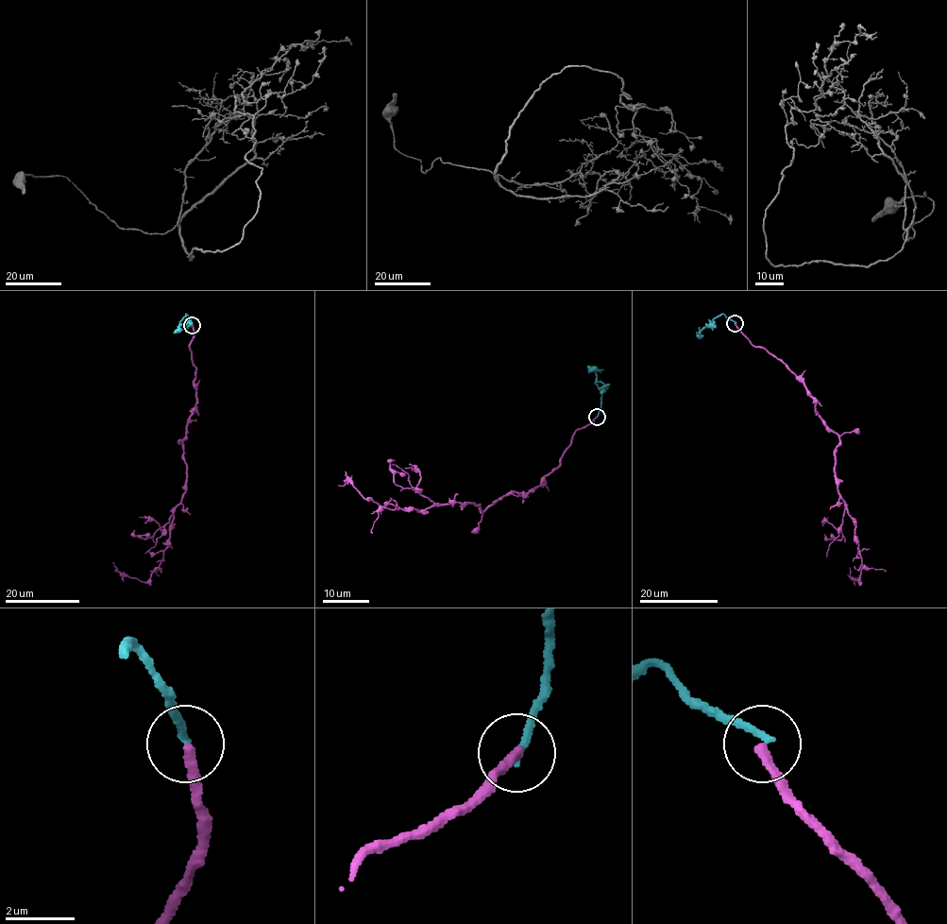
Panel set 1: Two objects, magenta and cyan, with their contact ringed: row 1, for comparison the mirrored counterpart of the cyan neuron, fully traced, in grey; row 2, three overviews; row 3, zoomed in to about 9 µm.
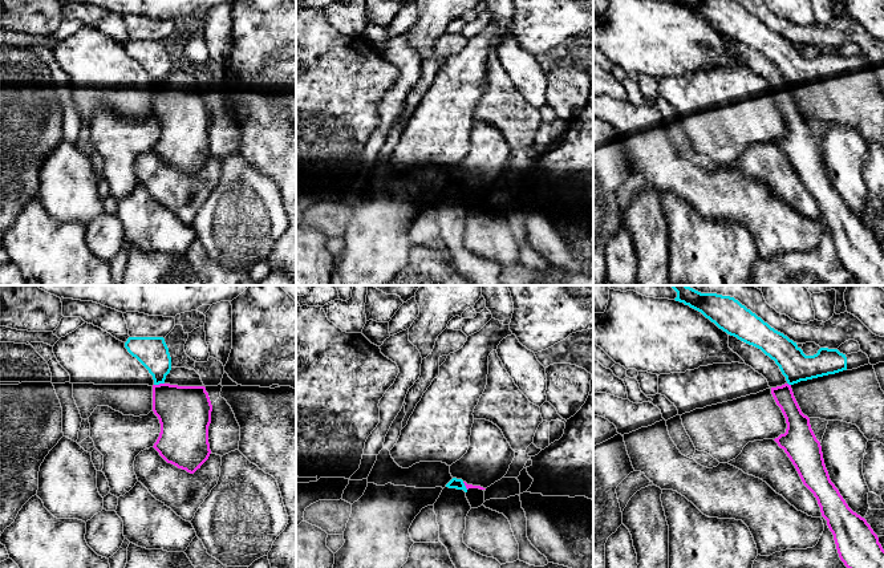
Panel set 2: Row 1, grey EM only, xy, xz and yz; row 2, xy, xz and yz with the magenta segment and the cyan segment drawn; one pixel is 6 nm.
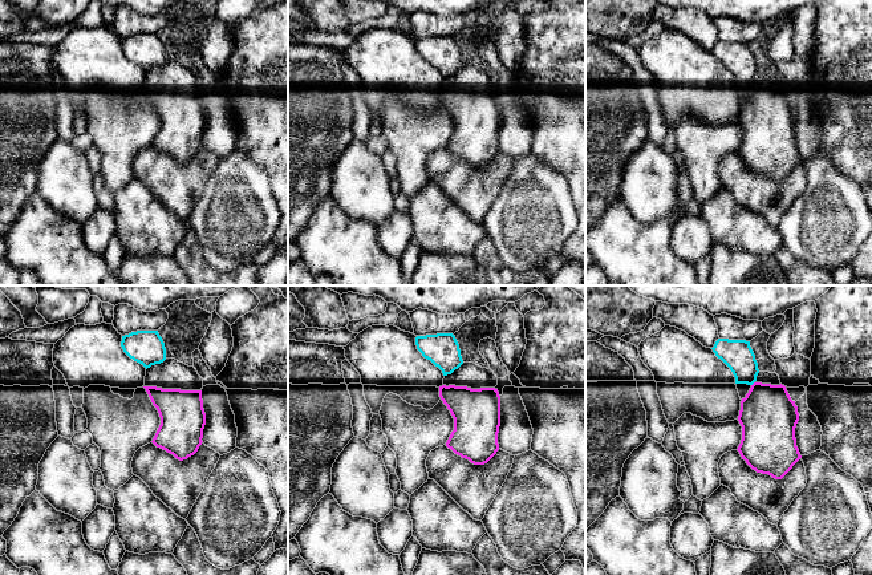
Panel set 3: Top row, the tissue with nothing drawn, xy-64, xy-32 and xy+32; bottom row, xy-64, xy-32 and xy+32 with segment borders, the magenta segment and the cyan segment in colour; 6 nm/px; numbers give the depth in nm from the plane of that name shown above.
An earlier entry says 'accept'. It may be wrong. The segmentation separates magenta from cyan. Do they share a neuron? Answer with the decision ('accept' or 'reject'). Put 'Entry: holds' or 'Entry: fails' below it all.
reject
Entry: fails

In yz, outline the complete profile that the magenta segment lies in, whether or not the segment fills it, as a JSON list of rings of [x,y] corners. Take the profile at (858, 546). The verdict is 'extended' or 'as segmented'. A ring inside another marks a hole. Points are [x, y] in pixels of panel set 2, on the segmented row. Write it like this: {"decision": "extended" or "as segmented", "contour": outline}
{"decision": "extended", "contour": [[[729,334],[729,348],[746,365],[762,374],[780,407],[787,429],[774,441],[795,466],[803,484],[814,494],[822,516],[834,535],[840,560],[847,568],[884,568],[884,549],[864,518],[853,512],[831,482],[820,442],[779,366],[761,349]]]}

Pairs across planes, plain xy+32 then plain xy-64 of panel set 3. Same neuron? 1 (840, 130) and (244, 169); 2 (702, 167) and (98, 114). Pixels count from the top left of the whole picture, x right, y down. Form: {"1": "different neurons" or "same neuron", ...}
{"1": "different neurons", "2": "same neuron"}

